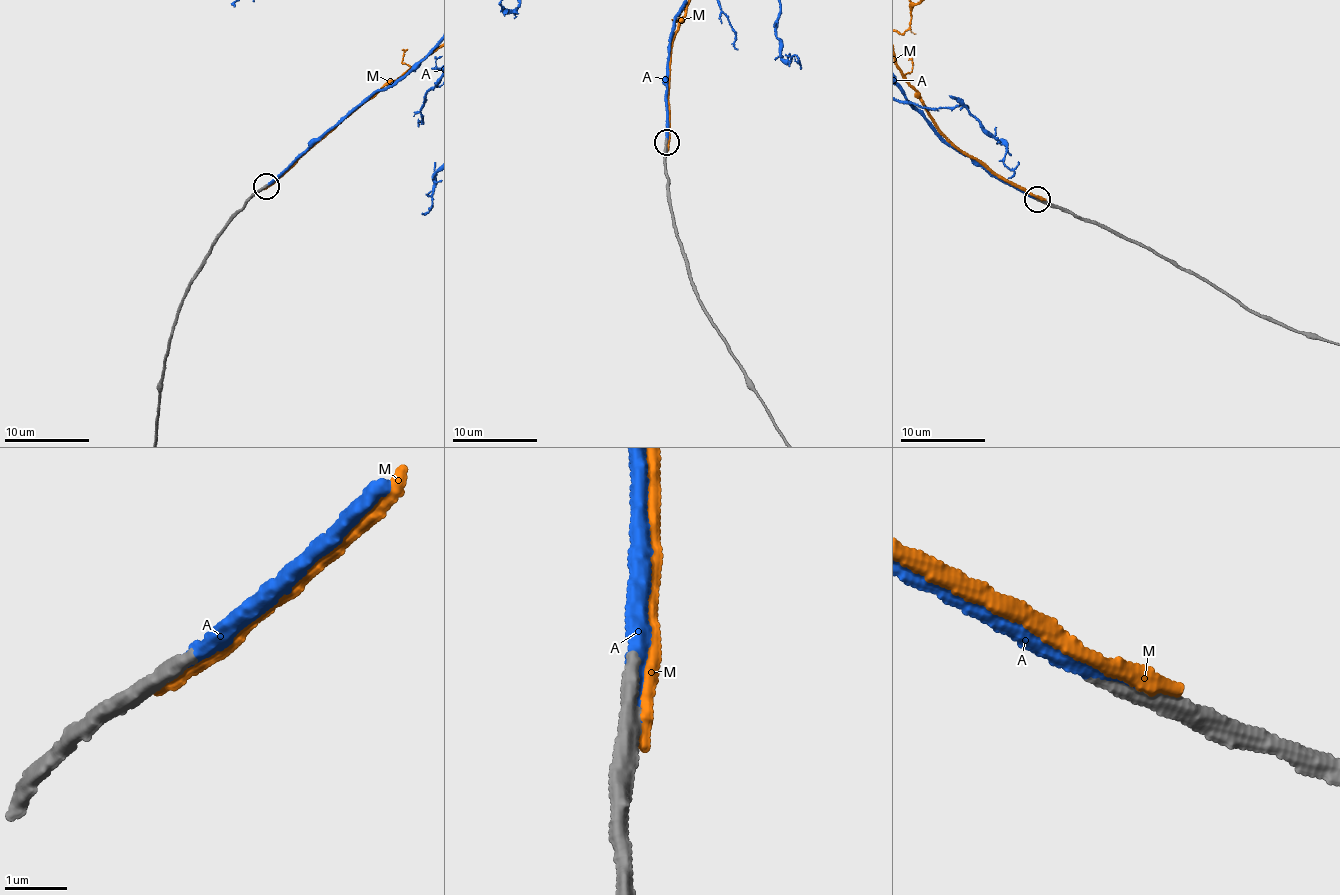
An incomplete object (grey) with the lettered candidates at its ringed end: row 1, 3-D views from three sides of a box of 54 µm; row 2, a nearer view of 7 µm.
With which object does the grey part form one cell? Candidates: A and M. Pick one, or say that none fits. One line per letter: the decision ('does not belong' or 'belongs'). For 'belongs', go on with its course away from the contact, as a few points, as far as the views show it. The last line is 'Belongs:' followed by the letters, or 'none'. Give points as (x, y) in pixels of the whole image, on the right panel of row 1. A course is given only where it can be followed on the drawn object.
A: belongs
M: does not belong
Belongs: A

